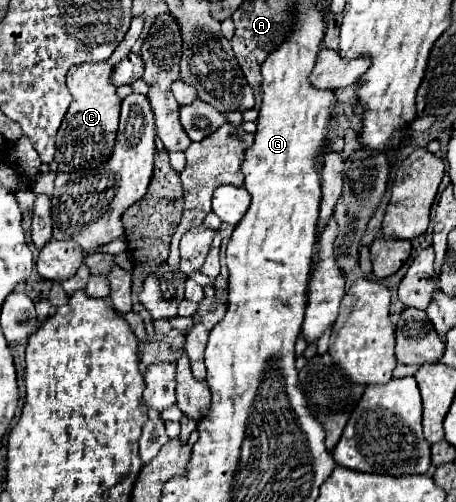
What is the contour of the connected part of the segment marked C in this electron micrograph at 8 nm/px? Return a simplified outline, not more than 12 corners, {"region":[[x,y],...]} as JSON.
{"region":[[108,62],[78,64],[56,136],[58,172],[100,168],[120,102]]}

